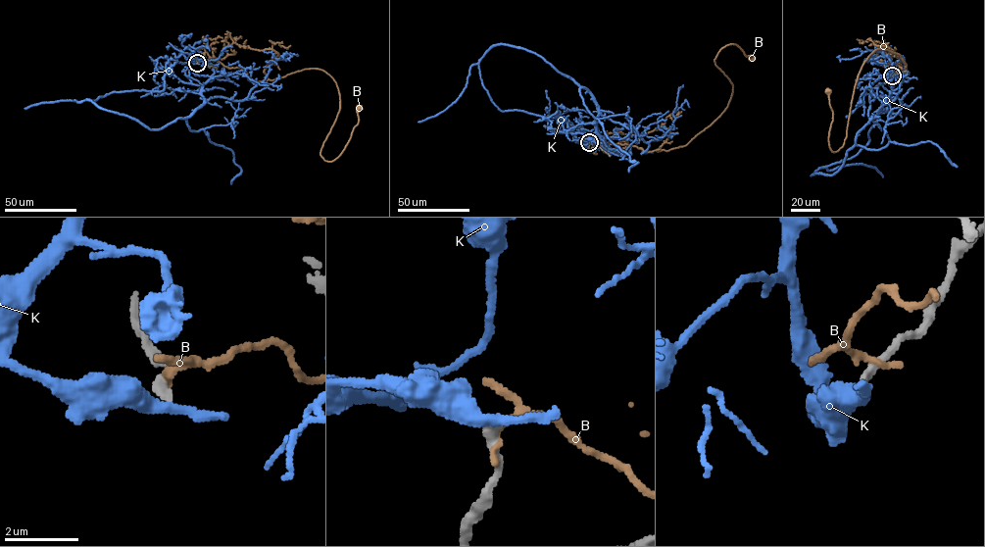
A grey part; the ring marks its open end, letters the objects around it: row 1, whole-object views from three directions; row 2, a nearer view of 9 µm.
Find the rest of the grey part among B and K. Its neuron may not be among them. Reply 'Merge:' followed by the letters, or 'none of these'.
Merge: none of these

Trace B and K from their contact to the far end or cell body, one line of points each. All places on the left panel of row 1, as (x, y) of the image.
B: (197, 63), (211, 57), (256, 80), (322, 70), (340, 94), (320, 154), (328, 162), (343, 151), (359, 108)
K: (197, 63), (175, 63), (167, 72), (164, 88), (160, 91), (113, 92), (94, 100), (46, 102), (24, 108)

